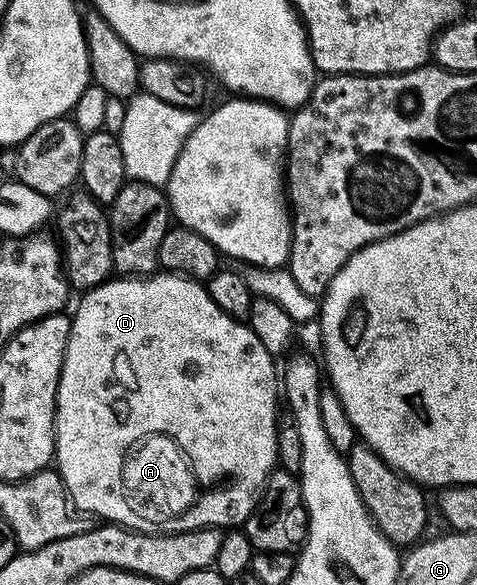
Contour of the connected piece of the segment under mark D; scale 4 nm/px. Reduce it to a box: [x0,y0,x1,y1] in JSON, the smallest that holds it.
[54,272,281,534]

